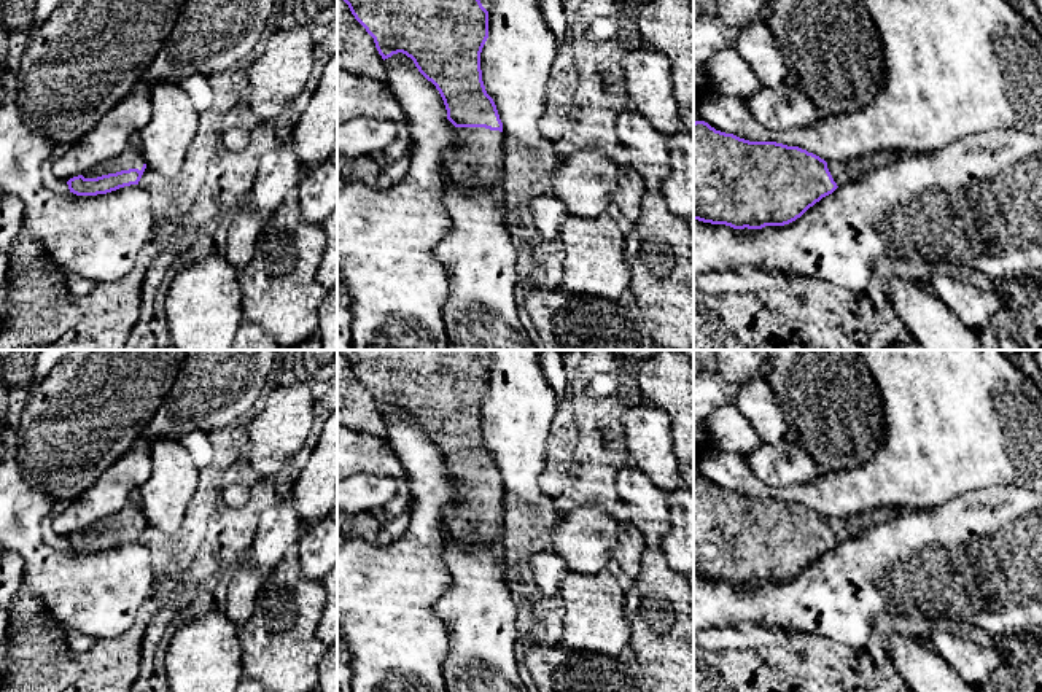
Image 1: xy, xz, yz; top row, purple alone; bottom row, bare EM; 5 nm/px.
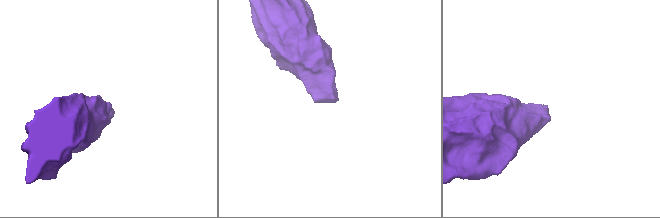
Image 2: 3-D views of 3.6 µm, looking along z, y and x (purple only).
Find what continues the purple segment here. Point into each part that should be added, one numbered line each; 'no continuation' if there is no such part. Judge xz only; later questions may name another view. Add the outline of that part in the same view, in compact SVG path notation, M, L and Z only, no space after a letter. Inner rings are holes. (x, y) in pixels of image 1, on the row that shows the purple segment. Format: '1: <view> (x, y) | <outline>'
1: xz (478, 159) | M458 127L453 142L455 146L444 156L445 177L465 188L488 189L503 205L507 151L503 132Z

